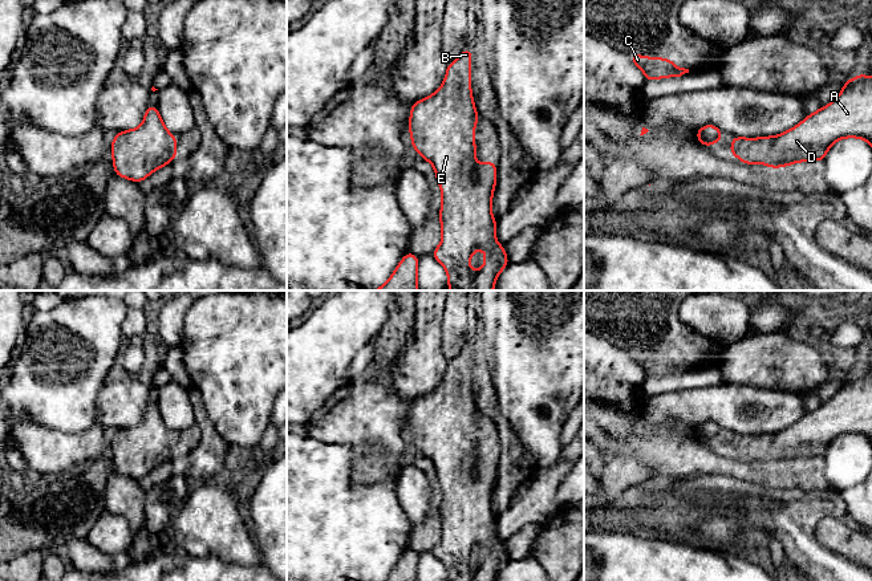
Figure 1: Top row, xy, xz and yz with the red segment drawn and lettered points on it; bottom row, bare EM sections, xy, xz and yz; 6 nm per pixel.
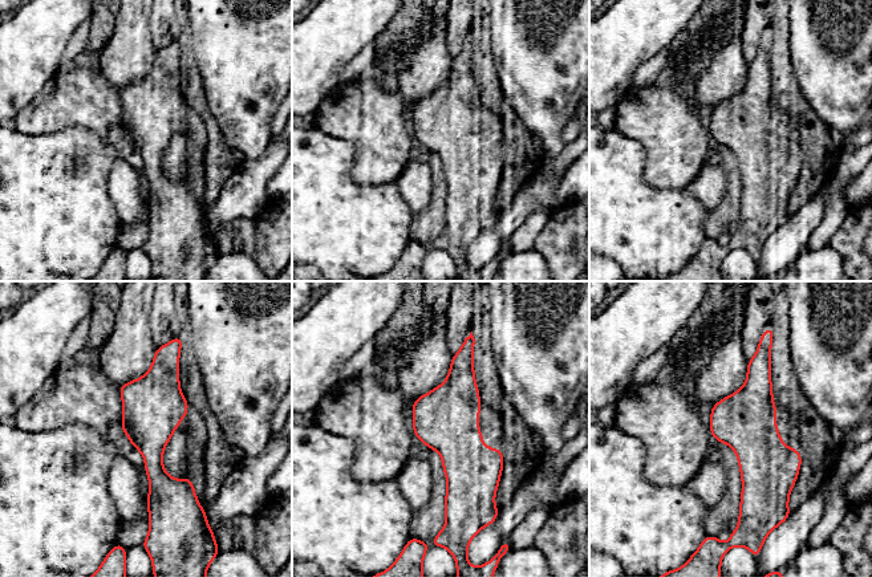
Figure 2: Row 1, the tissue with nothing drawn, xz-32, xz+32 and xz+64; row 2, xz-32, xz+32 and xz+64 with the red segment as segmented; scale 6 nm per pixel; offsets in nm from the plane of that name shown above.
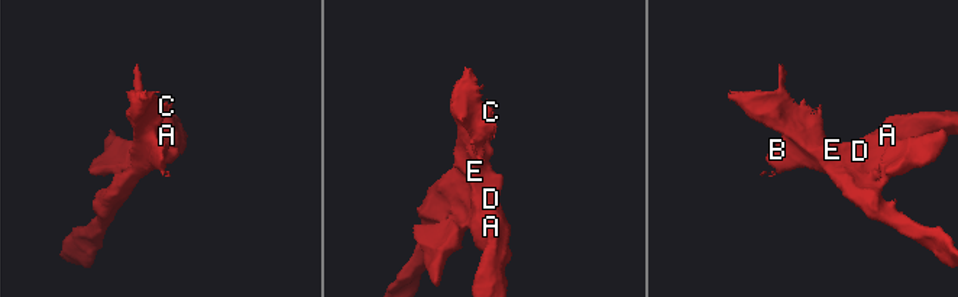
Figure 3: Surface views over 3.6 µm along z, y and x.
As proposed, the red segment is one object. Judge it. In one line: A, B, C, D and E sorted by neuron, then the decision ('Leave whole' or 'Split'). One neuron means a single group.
Groups: A B C D E. Leave whole

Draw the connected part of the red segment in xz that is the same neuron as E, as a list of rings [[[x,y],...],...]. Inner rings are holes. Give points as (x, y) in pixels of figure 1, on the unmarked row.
[[[466,345],[457,357],[447,361],[442,383],[411,402],[407,426],[411,444],[433,462],[442,488],[439,507],[442,537],[430,553],[445,564],[449,581],[495,581],[510,558],[504,544],[495,537],[496,516],[491,511],[496,460],[475,460],[476,442],[472,432],[479,411],[471,391],[471,354],[472,348]],[[479,545],[486,550],[484,562],[480,568],[471,568],[470,556]]]

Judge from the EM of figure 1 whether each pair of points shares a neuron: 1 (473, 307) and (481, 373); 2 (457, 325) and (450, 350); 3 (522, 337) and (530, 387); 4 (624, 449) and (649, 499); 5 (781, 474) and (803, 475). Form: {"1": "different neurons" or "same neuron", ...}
{"1": "same neuron", "2": "same neuron", "3": "same neuron", "4": "different neurons", "5": "same neuron"}

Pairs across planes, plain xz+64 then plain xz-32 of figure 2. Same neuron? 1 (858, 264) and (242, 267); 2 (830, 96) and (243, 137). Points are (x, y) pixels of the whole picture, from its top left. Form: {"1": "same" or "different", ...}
{"1": "different", "2": "same"}

